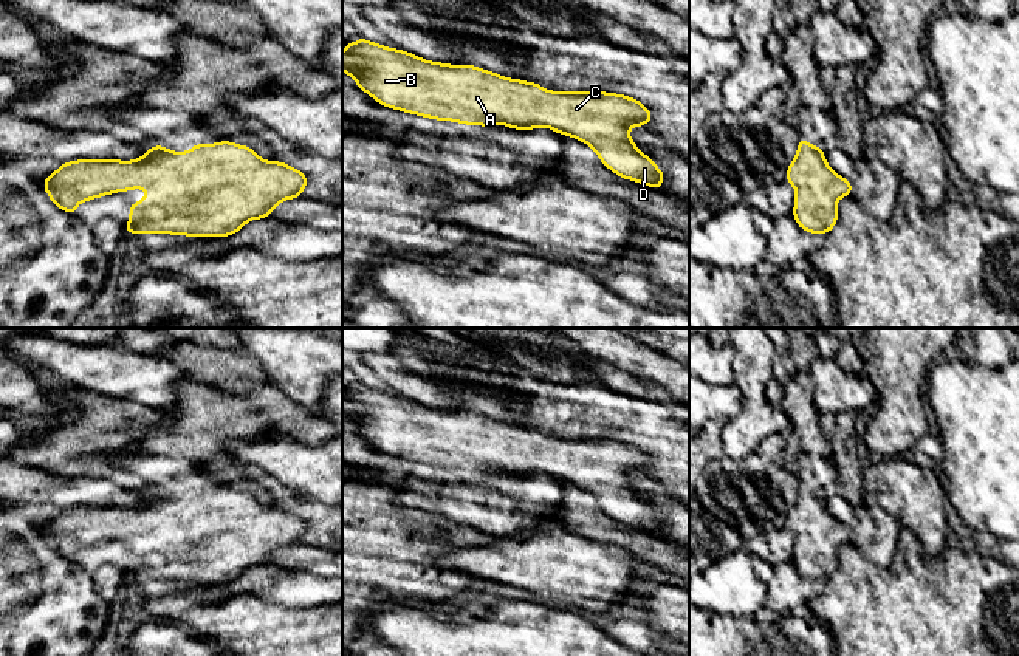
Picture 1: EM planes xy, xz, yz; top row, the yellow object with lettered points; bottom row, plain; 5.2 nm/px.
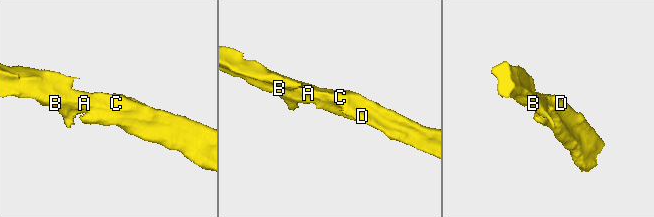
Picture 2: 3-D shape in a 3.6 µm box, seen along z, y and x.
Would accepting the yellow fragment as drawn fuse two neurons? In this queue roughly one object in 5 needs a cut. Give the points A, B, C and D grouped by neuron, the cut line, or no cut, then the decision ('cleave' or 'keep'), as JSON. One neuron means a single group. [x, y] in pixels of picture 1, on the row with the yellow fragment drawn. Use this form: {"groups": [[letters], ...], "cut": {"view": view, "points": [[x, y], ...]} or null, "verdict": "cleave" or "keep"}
{"groups": [["A", "B", "C", "D"]], "cut": null, "verdict": "keep"}

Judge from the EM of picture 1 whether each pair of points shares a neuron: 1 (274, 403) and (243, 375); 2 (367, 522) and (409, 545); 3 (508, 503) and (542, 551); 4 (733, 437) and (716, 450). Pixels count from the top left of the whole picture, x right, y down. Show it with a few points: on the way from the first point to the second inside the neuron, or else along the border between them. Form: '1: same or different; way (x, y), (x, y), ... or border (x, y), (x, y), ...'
1: same; way (267, 396), (251, 381)
2: same; way (378, 532), (391, 545), (398, 545)
3: different; border (561, 523), (539, 522), (516, 532), (491, 536)
4: different; border (719, 424), (725, 454)

